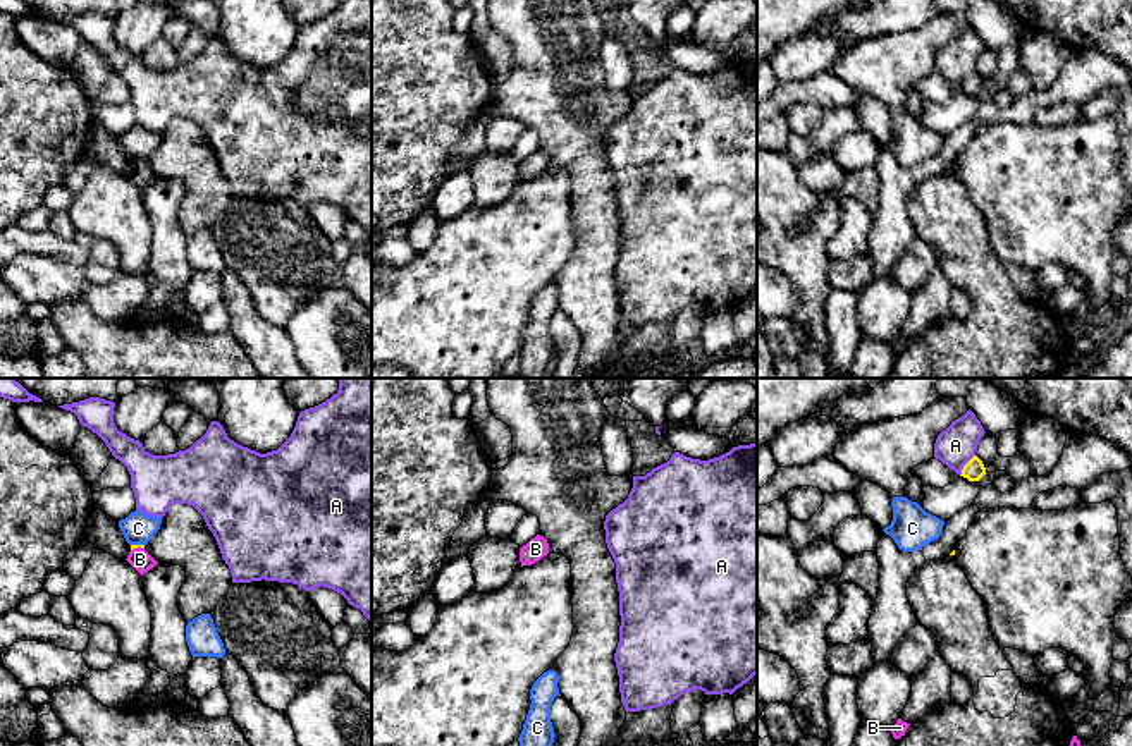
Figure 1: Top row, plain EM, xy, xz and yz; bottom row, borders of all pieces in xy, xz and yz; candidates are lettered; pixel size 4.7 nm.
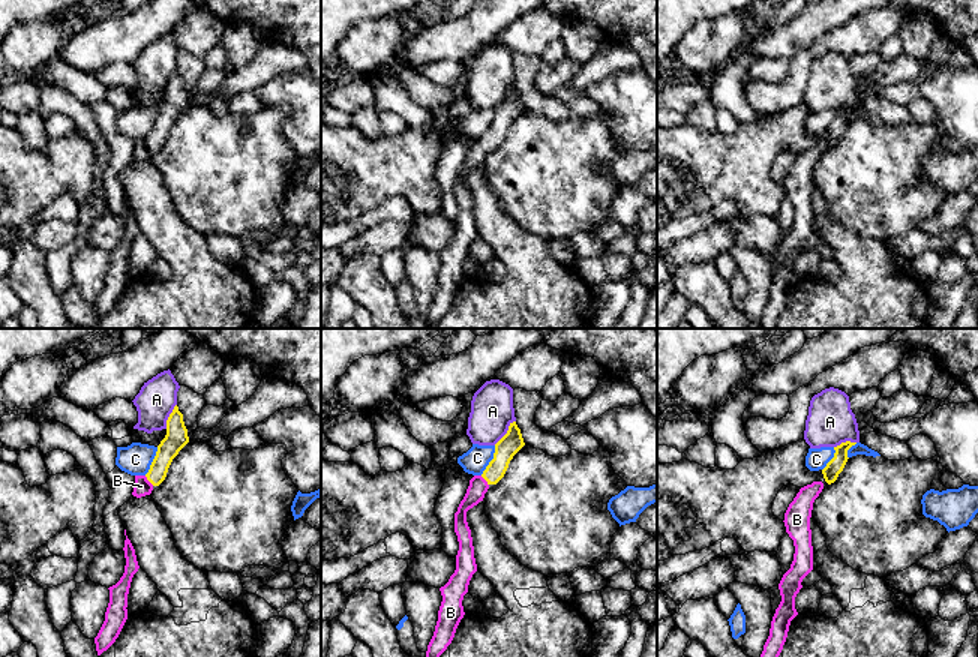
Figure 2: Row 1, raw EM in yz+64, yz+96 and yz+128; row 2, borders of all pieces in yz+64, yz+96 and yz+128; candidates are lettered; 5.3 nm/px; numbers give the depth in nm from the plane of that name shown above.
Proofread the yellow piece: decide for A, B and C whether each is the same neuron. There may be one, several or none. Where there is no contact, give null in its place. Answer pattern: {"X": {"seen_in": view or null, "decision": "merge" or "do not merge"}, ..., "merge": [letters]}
{"A": {"seen_in": "yz", "decision": "do not merge"}, "B": {"seen_in": "xy", "decision": "merge"}, "C": {"seen_in": "xy", "decision": "do not merge"}, "merge": ["B"]}

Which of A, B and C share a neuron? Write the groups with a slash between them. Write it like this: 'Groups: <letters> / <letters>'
Groups: A / B / C

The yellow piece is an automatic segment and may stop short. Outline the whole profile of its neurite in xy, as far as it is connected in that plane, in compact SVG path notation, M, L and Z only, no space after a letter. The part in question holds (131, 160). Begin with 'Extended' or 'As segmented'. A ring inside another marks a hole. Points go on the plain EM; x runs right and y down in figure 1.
Extended. M131 160L126 174L141 191L155 182L158 177L145 165L145 160Z

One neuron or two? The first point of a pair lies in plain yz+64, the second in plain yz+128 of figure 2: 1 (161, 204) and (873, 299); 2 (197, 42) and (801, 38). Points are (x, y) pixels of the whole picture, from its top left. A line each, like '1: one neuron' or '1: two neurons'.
1: one neuron
2: two neurons

